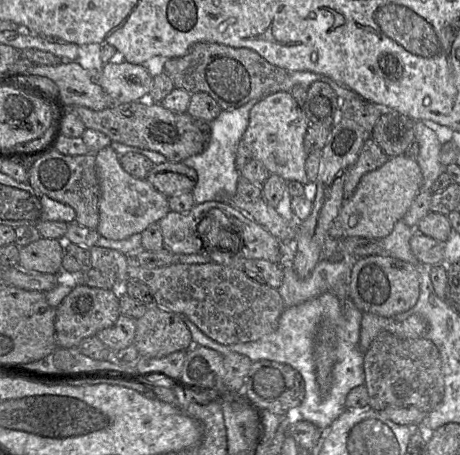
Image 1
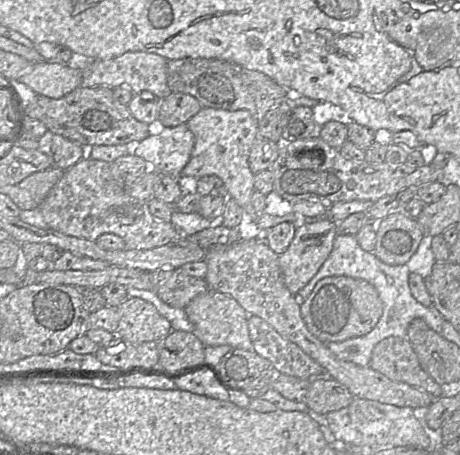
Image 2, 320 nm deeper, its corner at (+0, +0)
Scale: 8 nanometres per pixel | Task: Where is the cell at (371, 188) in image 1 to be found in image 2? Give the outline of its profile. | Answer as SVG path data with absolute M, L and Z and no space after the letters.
M326 218L296 228L295 236L289 247L279 255L279 265L284 283L293 295L306 286L319 271L329 257L337 235L336 223Z

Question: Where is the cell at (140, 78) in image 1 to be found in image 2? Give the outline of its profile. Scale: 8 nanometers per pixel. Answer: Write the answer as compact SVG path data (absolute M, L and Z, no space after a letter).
M42 61L33 64L19 78L39 95L58 99L78 88L82 83L81 71L66 64Z

